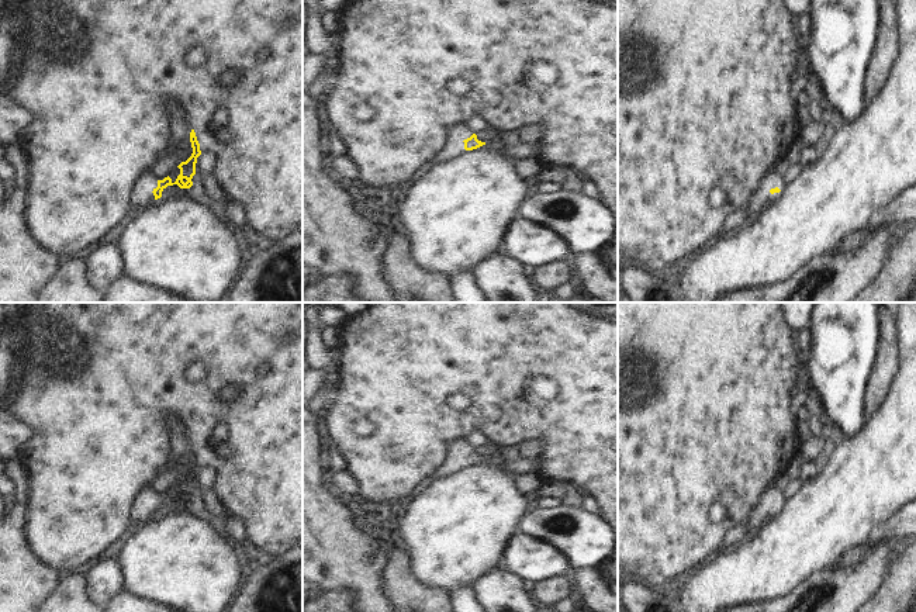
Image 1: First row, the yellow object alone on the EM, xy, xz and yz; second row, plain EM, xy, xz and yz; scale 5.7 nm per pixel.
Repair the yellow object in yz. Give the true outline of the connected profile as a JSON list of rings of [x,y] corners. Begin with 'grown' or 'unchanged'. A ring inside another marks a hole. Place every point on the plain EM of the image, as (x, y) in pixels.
grown; [[[768,485],[750,512],[747,532],[760,529],[767,521],[775,518],[784,508],[785,501],[784,490],[777,485]]]

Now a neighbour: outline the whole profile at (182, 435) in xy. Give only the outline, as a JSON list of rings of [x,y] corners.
[[[182,416],[173,418],[173,450],[174,463],[162,474],[151,481],[151,488],[156,492],[167,492],[182,477],[186,477],[191,468],[190,447],[193,433],[183,422]]]

